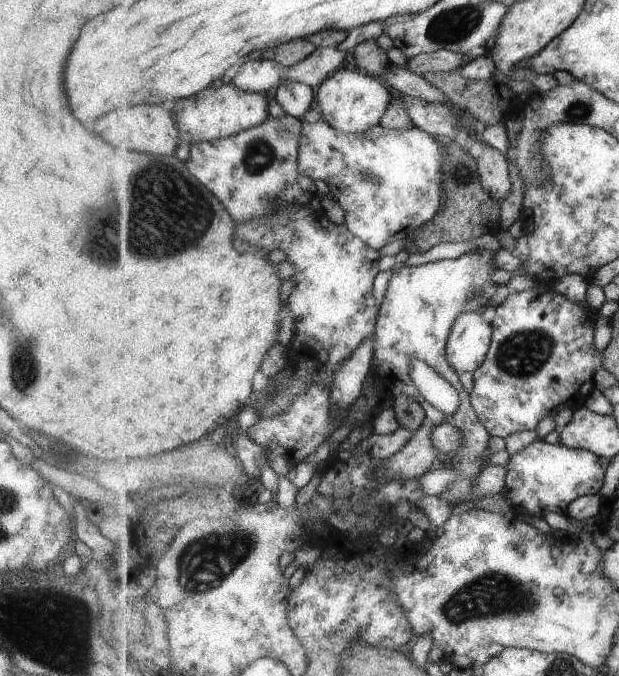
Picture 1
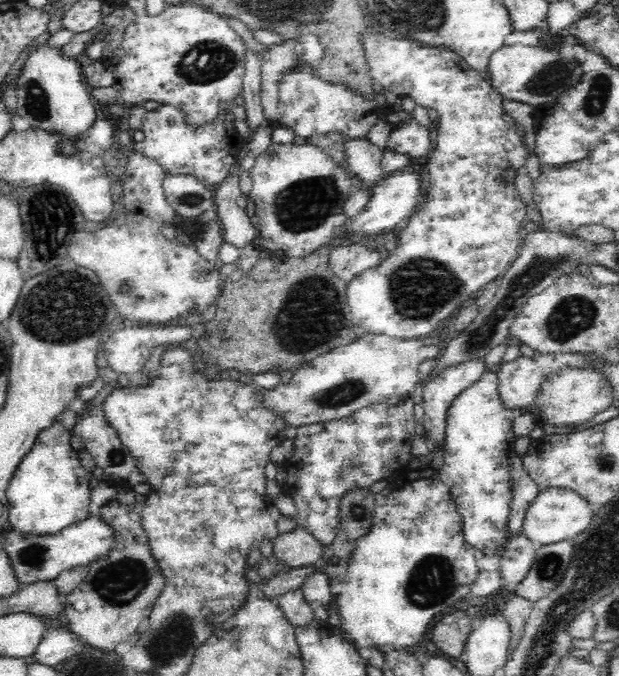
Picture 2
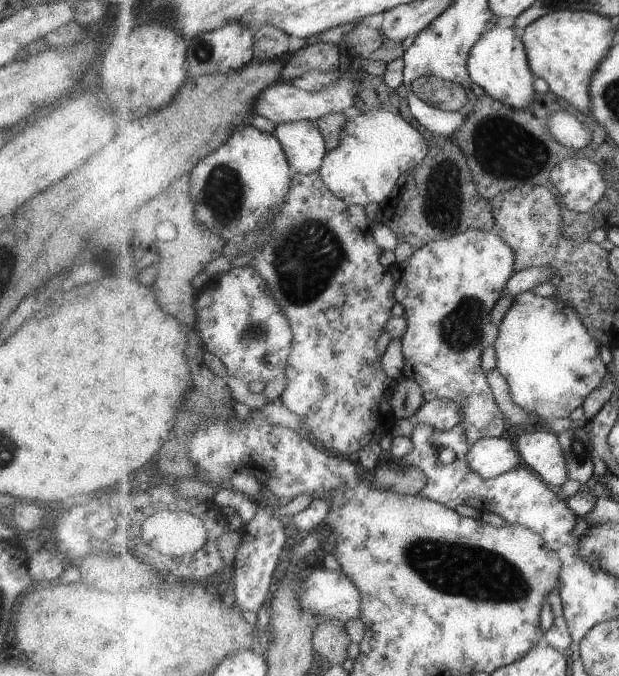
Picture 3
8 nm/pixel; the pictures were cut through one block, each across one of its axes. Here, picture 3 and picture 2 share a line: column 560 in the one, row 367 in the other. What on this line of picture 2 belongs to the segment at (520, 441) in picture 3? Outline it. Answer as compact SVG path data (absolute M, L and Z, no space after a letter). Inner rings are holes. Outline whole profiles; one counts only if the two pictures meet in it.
M472 358L472 360L464 360L464 362L458 362L458 364L450 364L450 366L444 366L436 376L430 377L427 383L425 383L423 392L423 425L424 432L426 432L426 440L429 442L429 447L442 446L443 438L446 428L446 413L450 409L452 400L464 390L469 387L473 382L476 382L482 374L485 374L488 370L486 368L485 358Z

